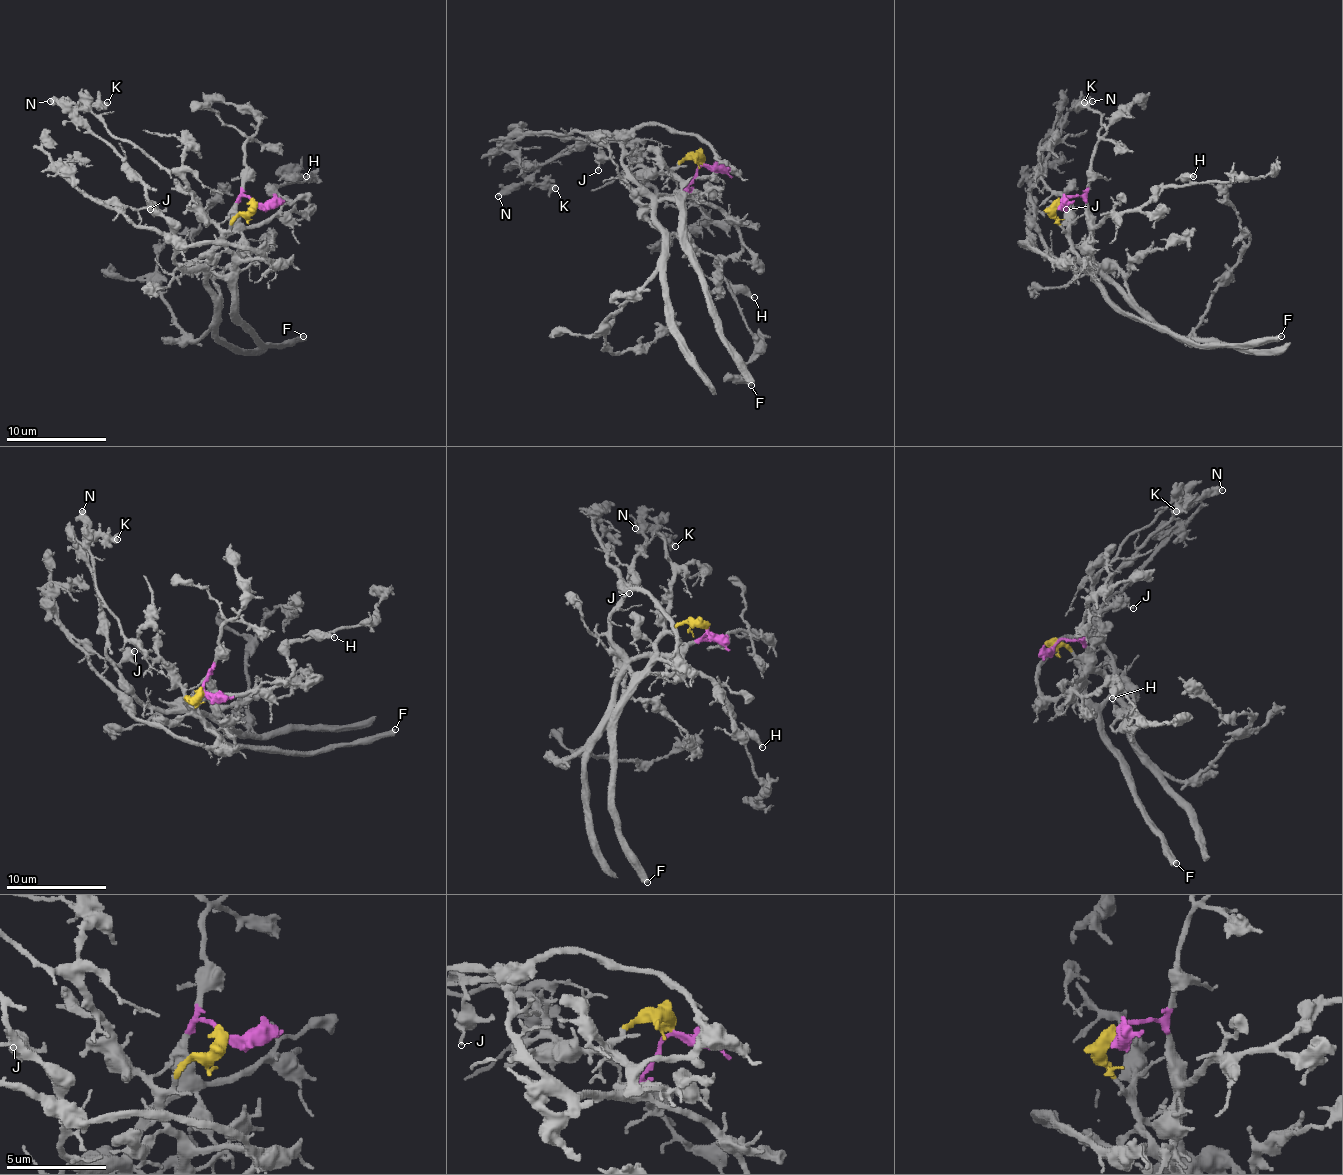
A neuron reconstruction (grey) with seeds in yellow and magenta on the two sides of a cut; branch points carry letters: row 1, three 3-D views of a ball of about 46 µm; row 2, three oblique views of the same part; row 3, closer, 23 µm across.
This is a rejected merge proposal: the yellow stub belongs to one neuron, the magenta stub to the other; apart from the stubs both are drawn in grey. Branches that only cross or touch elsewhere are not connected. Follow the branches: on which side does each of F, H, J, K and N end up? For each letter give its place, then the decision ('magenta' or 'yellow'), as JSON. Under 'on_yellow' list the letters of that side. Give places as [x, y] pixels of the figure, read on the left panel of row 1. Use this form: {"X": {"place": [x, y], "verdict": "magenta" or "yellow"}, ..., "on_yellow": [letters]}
{"F": {"place": [303, 336], "verdict": "yellow"}, "H": {"place": [306, 176], "verdict": "magenta"}, "J": {"place": [150, 209], "verdict": "magenta"}, "K": {"place": [107, 102], "verdict": "magenta"}, "N": {"place": [50, 101], "verdict": "magenta"}, "on_yellow": ["F"]}

